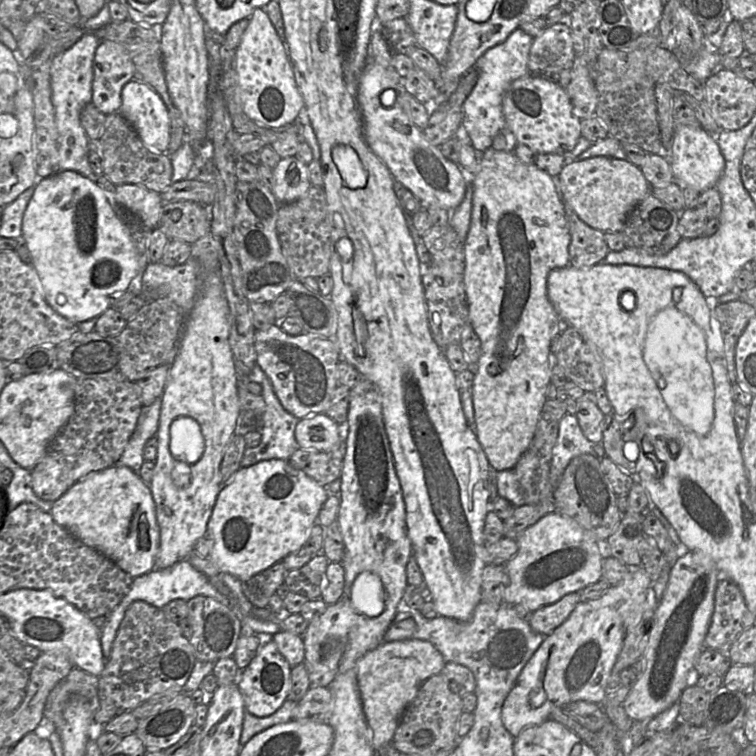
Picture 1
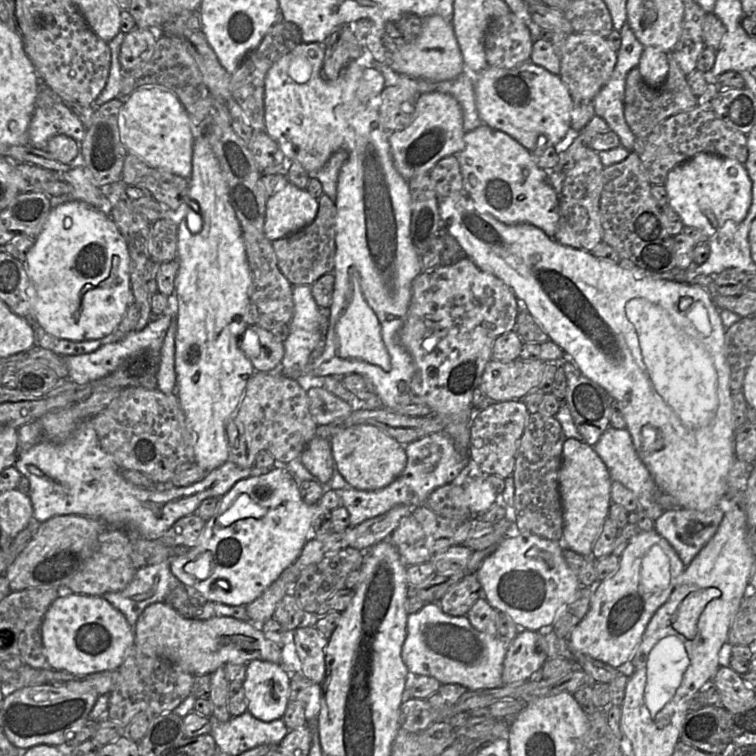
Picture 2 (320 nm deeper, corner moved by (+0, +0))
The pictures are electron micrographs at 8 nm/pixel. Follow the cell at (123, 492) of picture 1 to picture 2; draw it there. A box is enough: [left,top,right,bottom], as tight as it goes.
[168,468,340,606]

